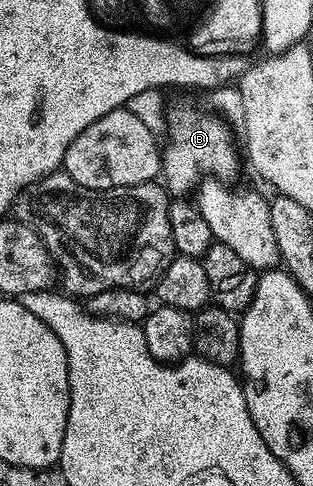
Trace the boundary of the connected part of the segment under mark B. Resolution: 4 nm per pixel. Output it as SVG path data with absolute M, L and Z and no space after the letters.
M174 108L169 109L168 115L165 117L165 129L164 137L166 136L166 144L164 140L164 147L161 149L162 154L162 171L160 173L161 179L164 181L165 187L168 189L169 195L174 198L182 198L187 195L186 191L193 189L195 185L199 183L203 178L213 178L215 180L221 180L223 182L233 181L233 176L238 172L238 154L240 158L240 152L234 149L234 136L235 133L232 131L230 124L223 119L222 116L215 114L213 111L206 110L201 112L198 108Z

